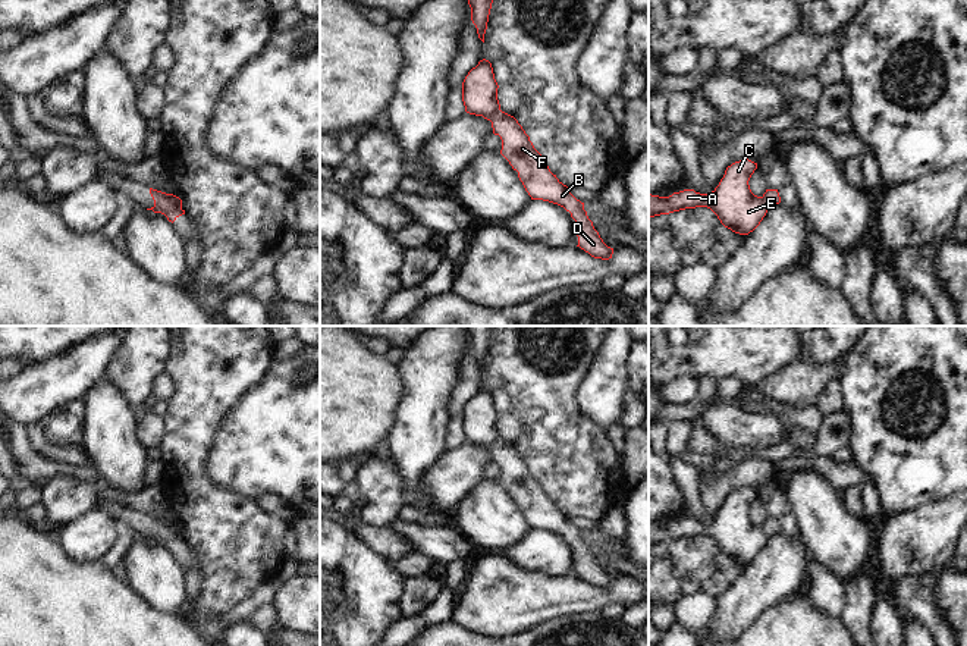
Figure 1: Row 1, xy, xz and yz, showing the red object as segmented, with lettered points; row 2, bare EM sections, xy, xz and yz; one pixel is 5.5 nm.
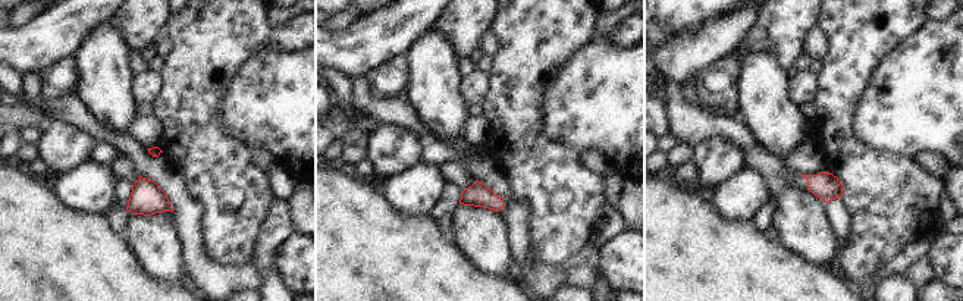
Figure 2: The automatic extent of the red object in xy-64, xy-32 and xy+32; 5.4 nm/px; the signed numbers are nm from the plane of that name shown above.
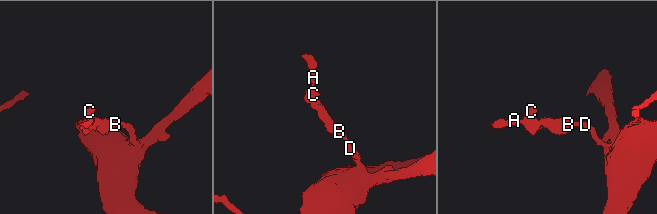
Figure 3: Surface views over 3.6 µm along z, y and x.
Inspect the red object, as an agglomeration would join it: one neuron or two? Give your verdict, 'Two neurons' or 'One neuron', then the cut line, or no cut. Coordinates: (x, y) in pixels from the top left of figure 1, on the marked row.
Two neurons. Split along xy (154, 206), (159, 210), (181, 210).

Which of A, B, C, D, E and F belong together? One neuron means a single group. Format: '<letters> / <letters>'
A C E / B D F

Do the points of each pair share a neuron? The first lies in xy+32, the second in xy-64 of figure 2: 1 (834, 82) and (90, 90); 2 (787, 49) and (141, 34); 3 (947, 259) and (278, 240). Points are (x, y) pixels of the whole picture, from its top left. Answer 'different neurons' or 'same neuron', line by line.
1: different neurons
2: same neuron
3: different neurons

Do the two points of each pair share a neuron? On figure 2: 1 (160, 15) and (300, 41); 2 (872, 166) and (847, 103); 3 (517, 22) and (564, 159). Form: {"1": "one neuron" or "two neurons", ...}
{"1": "two neurons", "2": "one neuron", "3": "one neuron"}

